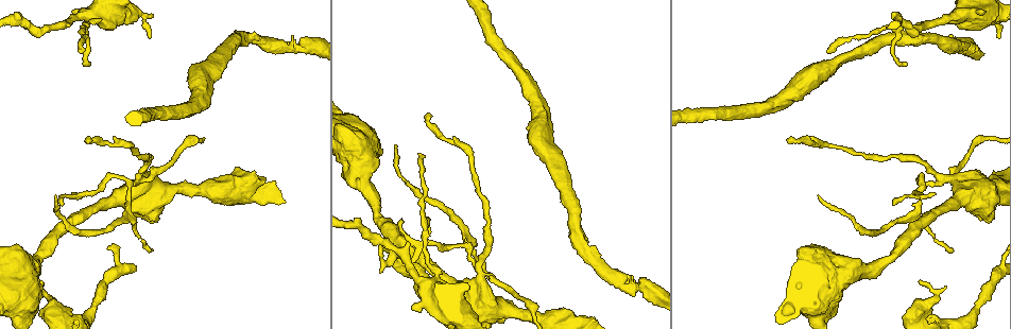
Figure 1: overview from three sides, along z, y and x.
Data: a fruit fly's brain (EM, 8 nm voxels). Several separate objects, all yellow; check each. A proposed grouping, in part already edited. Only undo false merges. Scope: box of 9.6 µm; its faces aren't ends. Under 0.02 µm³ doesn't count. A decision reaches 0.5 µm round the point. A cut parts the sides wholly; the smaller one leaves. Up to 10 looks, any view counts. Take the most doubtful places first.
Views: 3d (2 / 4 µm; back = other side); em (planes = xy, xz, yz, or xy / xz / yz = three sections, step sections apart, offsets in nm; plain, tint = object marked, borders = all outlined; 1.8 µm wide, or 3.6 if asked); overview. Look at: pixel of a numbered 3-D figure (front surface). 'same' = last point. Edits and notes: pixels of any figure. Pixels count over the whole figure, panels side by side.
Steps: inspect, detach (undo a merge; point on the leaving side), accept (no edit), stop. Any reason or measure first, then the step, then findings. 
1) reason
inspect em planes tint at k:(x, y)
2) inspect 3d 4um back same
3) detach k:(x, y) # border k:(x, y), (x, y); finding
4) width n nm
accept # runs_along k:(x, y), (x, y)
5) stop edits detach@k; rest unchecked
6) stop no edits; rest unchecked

small branch off a trunk
inspect em planes borders at 1:(942, 176)

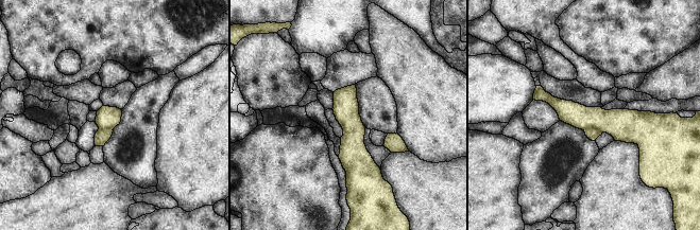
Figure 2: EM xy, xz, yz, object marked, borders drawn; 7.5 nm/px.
detach 2:(592, 134) # border 2:(584, 129), (597, 128), (601, 133); a second neuron is stuck on

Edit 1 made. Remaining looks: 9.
redraw
inspect overview

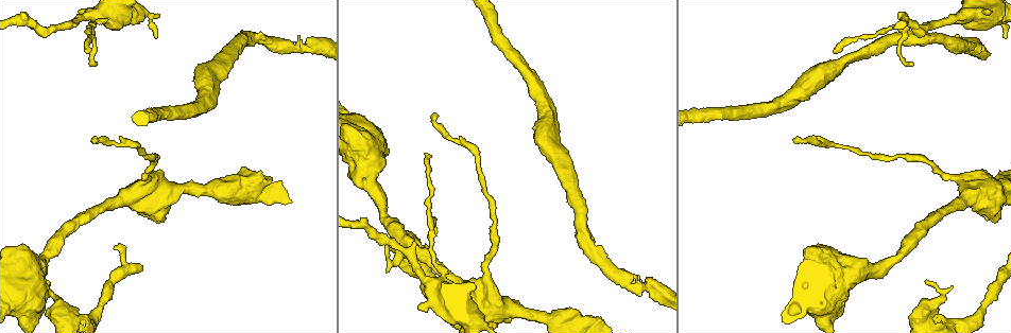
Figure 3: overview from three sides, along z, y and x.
thick turns thin
inspect em 3.6um planes tint at 3:(965, 15)

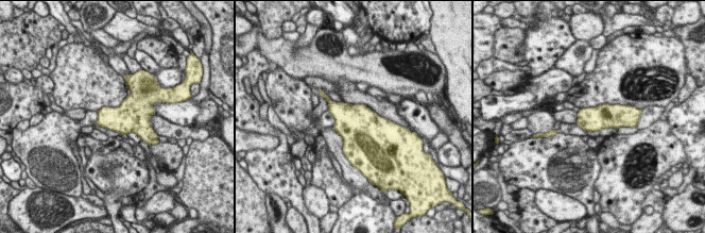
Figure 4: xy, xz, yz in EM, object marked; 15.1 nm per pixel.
width 380 nm
accept # all the same neuron

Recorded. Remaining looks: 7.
sharp bend
inspect 3d 4um back at 3:(936, 310)

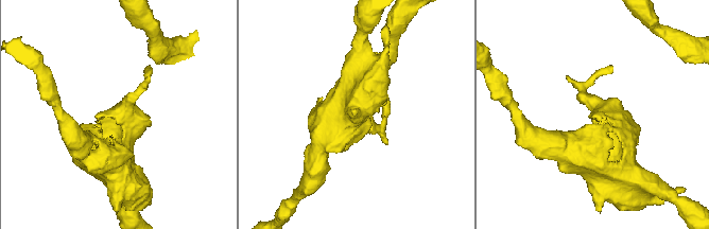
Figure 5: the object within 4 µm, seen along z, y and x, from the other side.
inspect em 3.6um planes tint at 5:(101, 113)

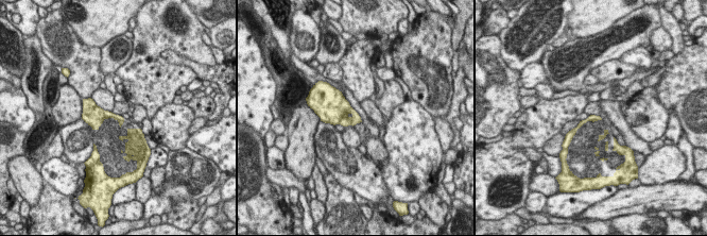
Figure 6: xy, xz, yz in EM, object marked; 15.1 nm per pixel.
accept # runs_along 6:(597, 118), (583, 121), (568, 135); continuous, no second neuron

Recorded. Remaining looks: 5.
inspect em 3.6um planes borders at 3:(822, 316)

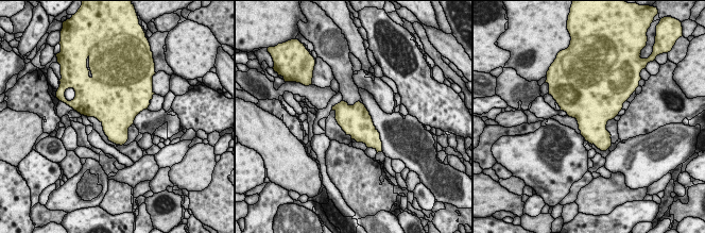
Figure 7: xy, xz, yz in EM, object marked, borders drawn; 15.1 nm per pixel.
accept # one neuron here

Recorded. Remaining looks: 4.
stop edits detach@2; rest unchecked

